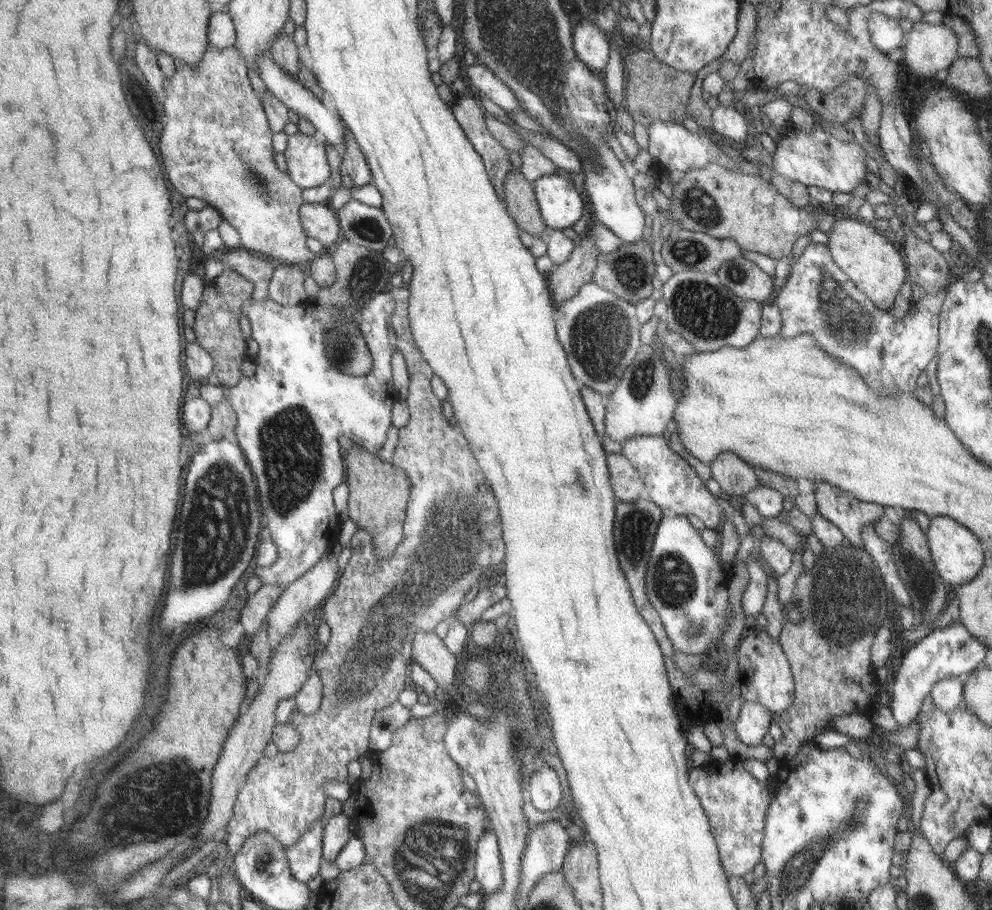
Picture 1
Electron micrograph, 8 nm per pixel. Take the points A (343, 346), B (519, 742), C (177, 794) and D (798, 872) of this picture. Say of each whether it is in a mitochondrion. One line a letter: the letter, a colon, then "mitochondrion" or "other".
A: mitochondrion
B: mitochondrion
C: mitochondrion
D: mitochondrion

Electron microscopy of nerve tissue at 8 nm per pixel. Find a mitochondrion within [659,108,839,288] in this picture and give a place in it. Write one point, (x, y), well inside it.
(702, 207)

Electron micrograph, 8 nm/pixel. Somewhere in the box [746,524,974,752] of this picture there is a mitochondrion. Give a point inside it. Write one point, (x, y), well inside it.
(844, 602)

